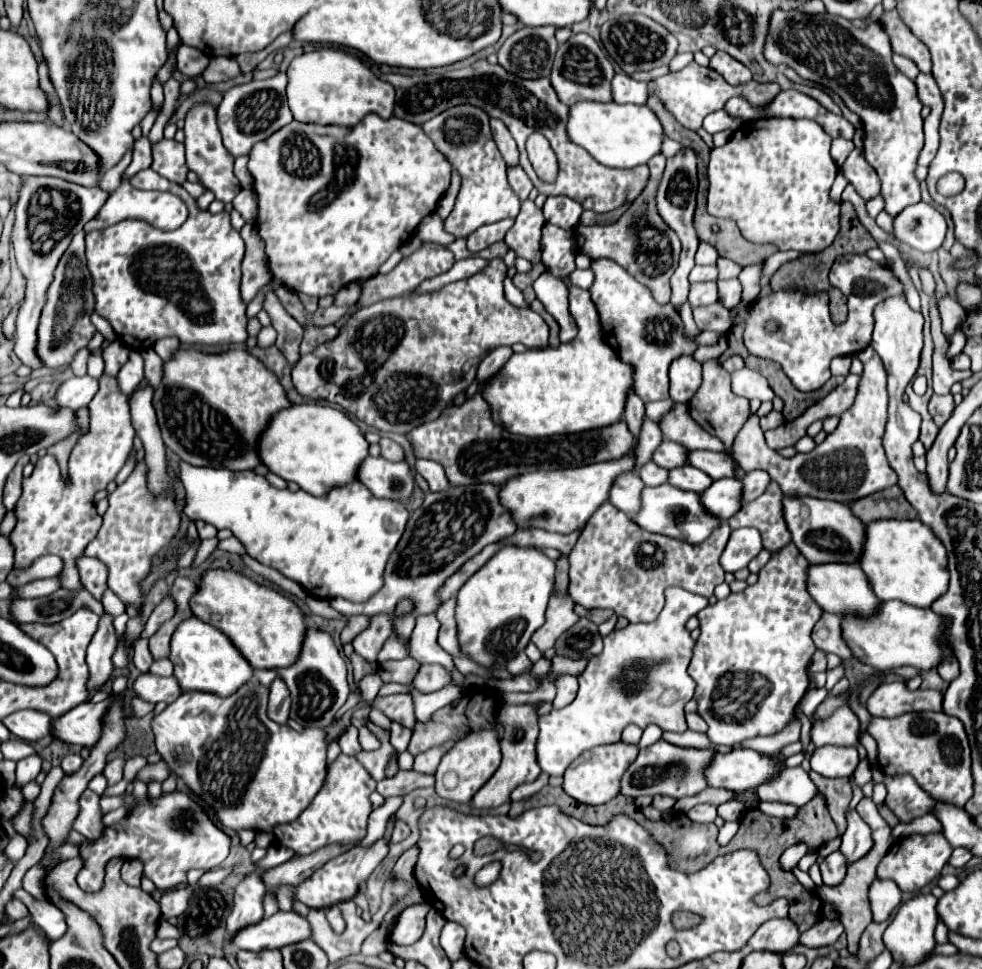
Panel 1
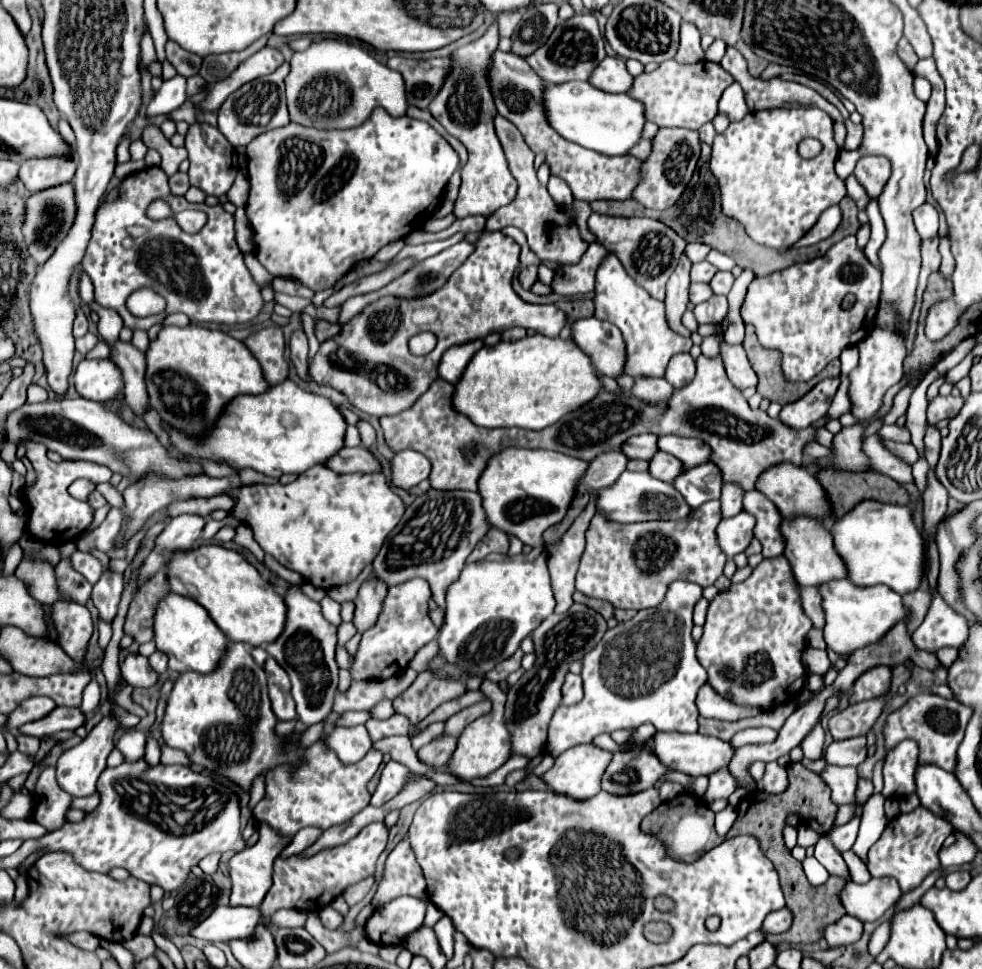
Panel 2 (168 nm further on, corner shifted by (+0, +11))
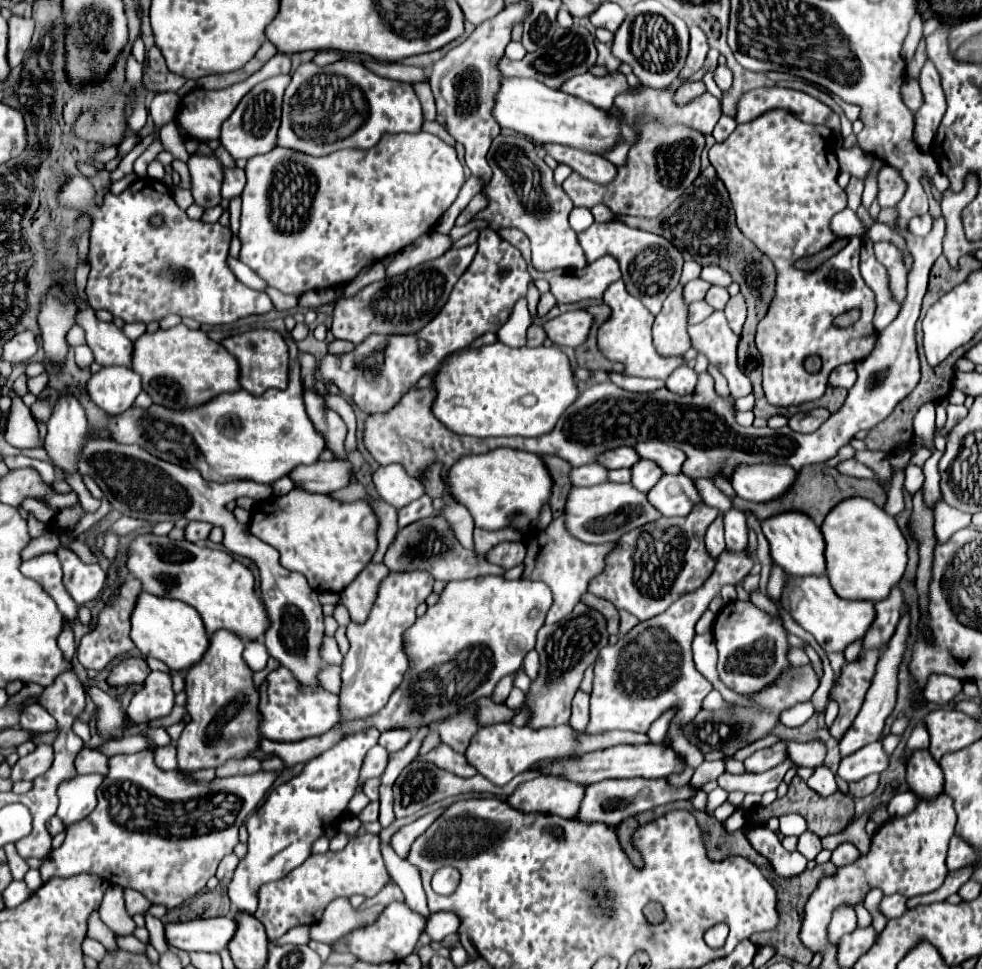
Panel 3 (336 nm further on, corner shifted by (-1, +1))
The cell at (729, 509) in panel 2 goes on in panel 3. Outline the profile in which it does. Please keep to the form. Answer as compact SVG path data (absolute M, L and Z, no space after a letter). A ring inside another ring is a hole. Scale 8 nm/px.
M721 515L709 525L707 537L705 537L705 547L713 559L717 559L725 551L725 541L723 541L723 523Z

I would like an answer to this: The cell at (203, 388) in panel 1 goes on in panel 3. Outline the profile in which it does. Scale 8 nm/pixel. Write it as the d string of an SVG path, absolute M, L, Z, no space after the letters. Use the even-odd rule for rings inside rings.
M183 323L171 329L157 329L155 333L143 333L133 343L131 369L141 375L143 389L151 399L171 409L197 407L211 397L241 389L235 357L221 343L211 341L207 333L193 331Z

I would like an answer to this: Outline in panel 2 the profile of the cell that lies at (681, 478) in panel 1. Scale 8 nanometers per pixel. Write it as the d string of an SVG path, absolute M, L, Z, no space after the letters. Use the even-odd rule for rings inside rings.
M658 451L650 459L650 473L662 481L672 483L672 479L676 479L676 475L680 475L680 471L686 471L684 467L680 467L680 459L672 459L672 455L668 455L664 451Z

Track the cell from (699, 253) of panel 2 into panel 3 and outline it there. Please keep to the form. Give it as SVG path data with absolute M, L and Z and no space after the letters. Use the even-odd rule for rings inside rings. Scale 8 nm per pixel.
M687 261L687 263L683 265L683 275L681 275L681 285L685 285L685 283L689 283L689 281L697 279L697 277L699 277L699 273L701 273L701 265L699 265L697 261Z

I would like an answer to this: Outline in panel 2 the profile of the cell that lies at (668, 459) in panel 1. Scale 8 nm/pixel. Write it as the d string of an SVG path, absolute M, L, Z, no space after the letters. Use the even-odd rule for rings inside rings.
M638 435L634 439L628 439L628 443L624 443L622 451L628 459L652 459L652 455L656 455L656 435Z

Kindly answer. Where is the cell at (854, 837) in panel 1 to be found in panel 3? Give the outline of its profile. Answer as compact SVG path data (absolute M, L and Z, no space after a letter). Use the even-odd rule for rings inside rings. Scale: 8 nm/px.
M819 765L819 767L813 769L813 775L807 779L807 785L823 797L833 795L835 791L839 791L839 787L835 783L835 775L825 765Z

